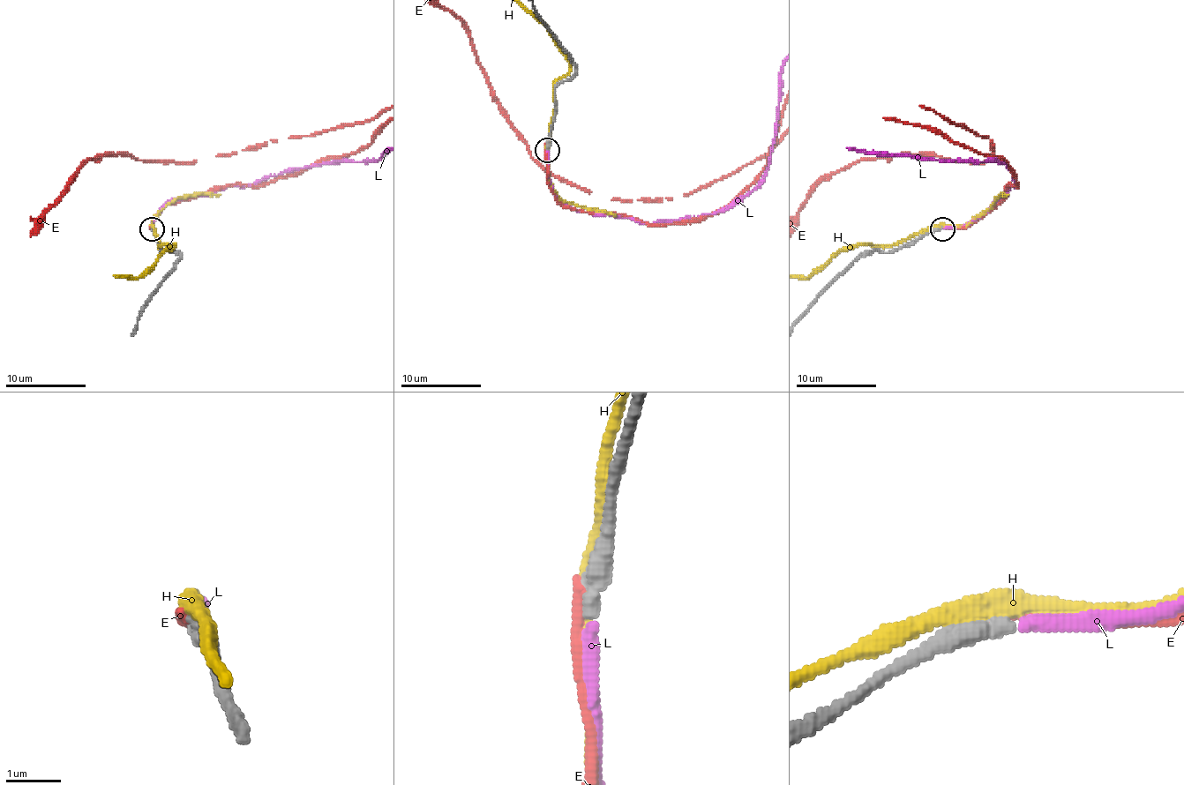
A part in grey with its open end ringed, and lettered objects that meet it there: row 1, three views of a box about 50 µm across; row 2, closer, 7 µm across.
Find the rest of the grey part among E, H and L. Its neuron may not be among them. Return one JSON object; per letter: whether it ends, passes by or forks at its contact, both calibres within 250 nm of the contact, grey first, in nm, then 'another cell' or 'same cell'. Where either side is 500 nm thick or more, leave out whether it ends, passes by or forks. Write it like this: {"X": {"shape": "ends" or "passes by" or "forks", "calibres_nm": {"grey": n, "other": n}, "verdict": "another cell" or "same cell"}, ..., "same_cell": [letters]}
{"E": {"shape": "ends", "calibres_nm": {"grey": 400, "other": 240}, "verdict": "another cell"}, "H": {"shape": "passes by", "calibres_nm": {"grey": 440, "other": 320}, "verdict": "another cell"}, "L": {"shape": "ends", "calibres_nm": {"grey": 320, "other": 280}, "verdict": "same cell"}, "same_cell": ["L"]}

